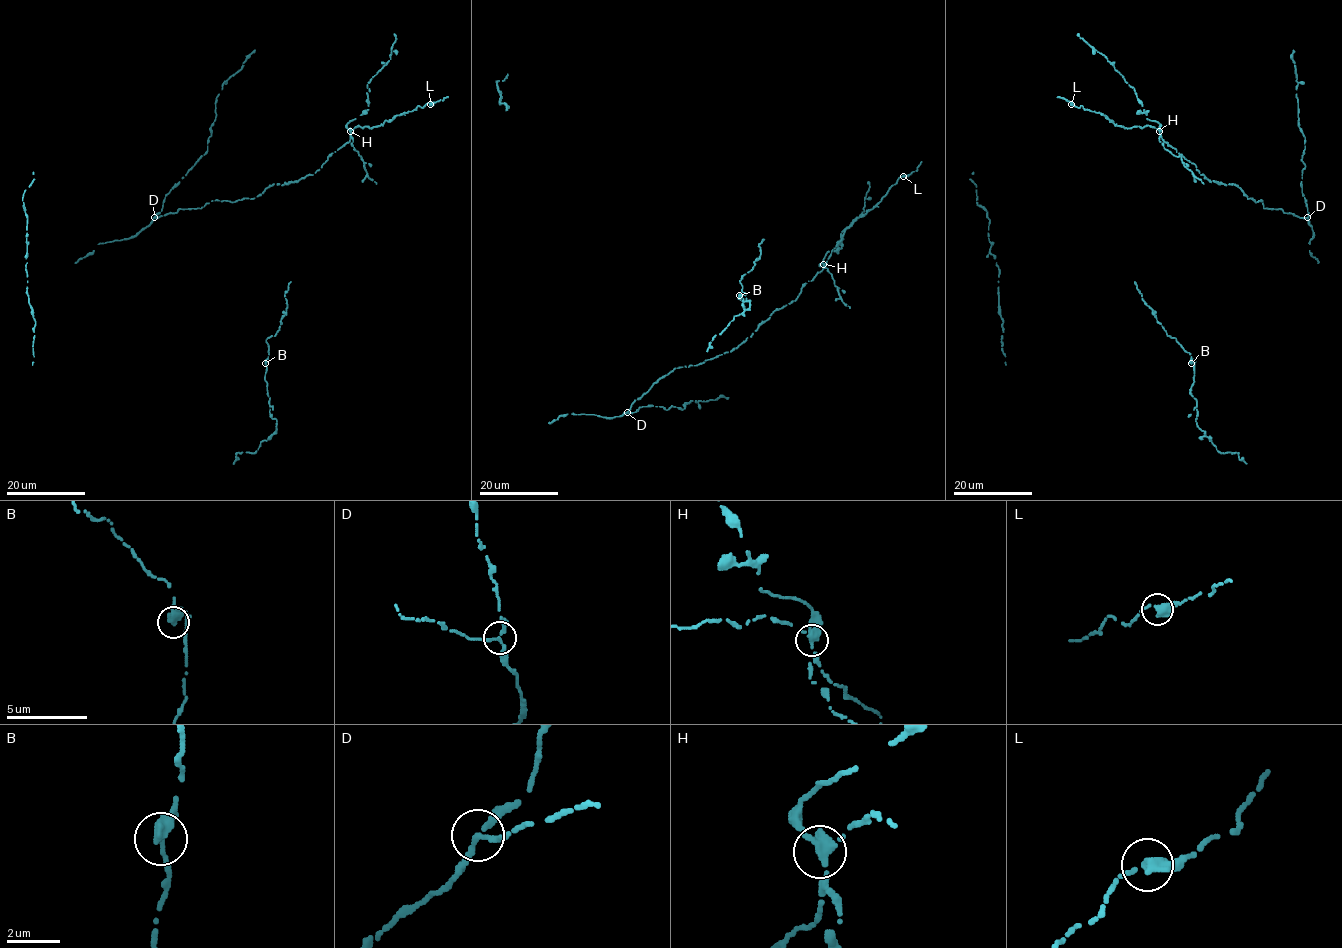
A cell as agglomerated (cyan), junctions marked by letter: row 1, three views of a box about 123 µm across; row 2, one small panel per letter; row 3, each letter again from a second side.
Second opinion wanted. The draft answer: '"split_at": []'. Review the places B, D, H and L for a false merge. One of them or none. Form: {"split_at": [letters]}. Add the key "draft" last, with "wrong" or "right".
{"split_at": ["H"], "draft": "wrong"}

